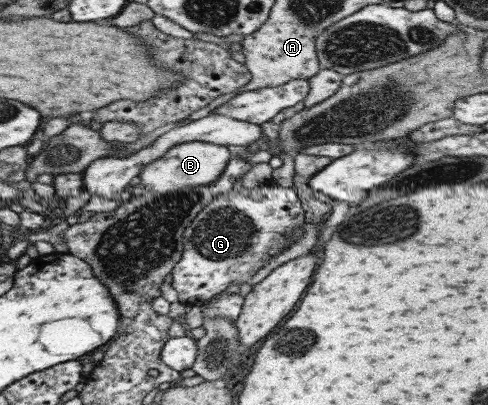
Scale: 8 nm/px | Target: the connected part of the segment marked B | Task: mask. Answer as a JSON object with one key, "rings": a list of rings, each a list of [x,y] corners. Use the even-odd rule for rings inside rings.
{"rings":[[[193,140],[171,146],[163,155],[149,161],[141,167],[139,176],[135,182],[144,186],[148,193],[169,194],[179,192],[187,186],[207,186],[219,178],[227,164],[227,160],[233,155],[227,147],[217,144],[209,144]]]}

